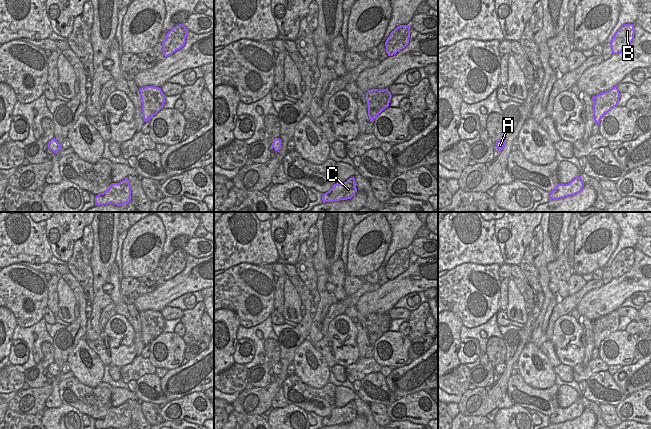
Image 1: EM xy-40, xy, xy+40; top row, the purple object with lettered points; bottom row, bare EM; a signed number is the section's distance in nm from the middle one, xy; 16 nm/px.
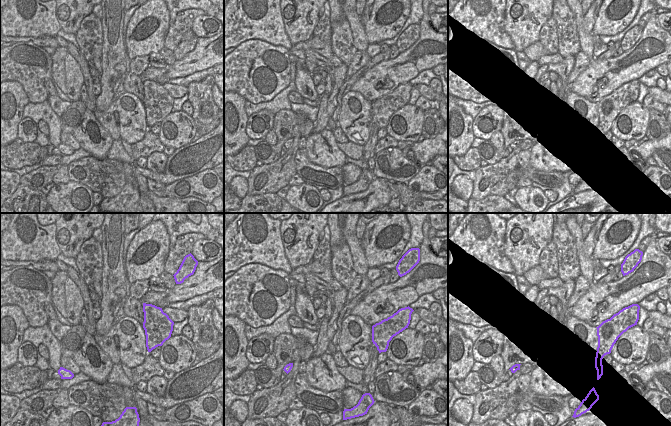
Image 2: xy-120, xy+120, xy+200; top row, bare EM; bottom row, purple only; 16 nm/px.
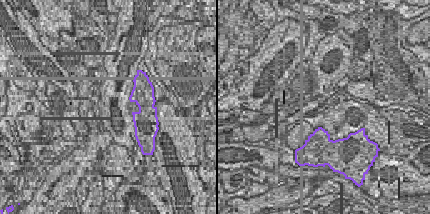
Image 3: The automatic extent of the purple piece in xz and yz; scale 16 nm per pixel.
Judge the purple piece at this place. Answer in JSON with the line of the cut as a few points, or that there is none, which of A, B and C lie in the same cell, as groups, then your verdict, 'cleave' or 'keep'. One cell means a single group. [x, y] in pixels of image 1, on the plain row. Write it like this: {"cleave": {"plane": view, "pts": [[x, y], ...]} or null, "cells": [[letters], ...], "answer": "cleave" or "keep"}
{"cleave": {"plane": "xy", "pts": [[380, 316], [384, 321], [390, 323]]}, "cells": [["A"], ["B", "C"]], "answer": "cleave"}

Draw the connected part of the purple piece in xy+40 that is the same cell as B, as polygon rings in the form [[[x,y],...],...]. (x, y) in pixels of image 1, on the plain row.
[[[624,248],[614,258],[610,270],[612,278],[619,278],[628,272],[634,264],[634,248]]]

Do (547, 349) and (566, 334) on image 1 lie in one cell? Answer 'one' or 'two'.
two

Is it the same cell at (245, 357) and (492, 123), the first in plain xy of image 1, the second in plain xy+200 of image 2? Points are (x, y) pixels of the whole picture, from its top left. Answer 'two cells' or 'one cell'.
one cell

